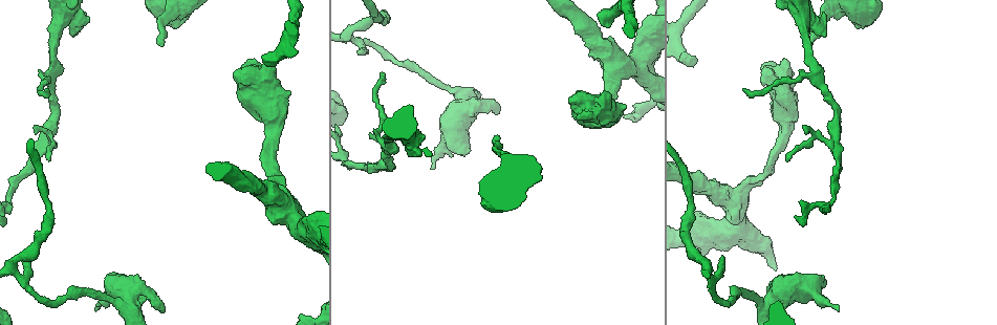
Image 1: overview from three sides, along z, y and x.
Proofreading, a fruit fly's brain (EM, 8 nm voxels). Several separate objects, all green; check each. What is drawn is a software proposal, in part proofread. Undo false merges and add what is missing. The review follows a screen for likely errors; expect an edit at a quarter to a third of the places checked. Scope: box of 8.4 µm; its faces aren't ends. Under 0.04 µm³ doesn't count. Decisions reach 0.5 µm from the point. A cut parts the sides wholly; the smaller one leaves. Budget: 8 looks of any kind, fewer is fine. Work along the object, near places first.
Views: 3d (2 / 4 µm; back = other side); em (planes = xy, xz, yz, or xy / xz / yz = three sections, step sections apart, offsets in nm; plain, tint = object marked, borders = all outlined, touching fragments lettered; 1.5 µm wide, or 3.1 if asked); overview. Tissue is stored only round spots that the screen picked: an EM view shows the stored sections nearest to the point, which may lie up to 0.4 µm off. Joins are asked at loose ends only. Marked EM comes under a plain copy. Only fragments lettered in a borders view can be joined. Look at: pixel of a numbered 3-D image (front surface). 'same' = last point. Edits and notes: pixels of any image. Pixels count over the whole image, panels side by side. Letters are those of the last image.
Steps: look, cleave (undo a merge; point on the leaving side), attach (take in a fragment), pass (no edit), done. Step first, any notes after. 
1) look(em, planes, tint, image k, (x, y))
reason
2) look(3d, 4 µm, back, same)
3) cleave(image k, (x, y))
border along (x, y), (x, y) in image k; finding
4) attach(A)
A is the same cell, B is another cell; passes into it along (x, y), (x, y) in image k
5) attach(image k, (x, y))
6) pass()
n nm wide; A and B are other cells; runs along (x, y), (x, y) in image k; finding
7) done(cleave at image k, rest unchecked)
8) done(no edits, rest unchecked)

look(em, planes, borders, image 1, (496, 137))
end of a long branch

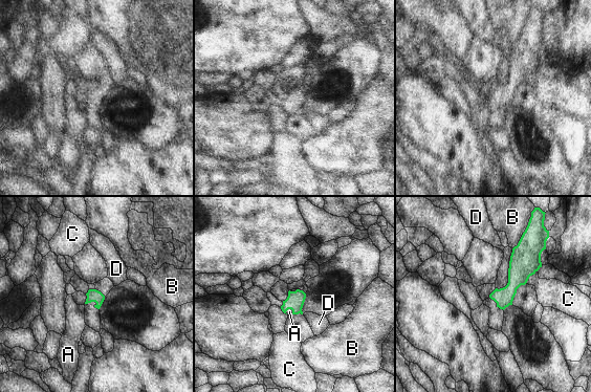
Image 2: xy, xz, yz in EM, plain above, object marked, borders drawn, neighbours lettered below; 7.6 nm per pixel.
attach(A)
A is the same cell, B, C and D are other cells; passes into it along (294, 301), (283, 304), (272, 299) in image 2; it goes on there

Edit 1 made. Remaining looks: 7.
look(em, planes, borders, image 1, (803, 126))
tapers out

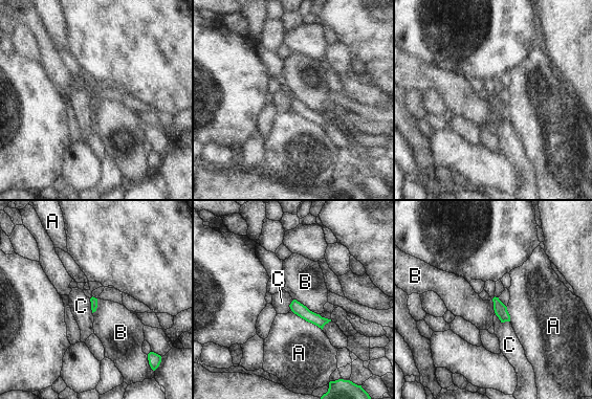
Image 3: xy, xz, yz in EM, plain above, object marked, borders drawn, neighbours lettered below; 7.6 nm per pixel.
pass()
A, B and C are other cells; none of them fits

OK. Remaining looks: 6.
look(em, yz, step 8, tint, image 1, (272, 61))
branch stops here

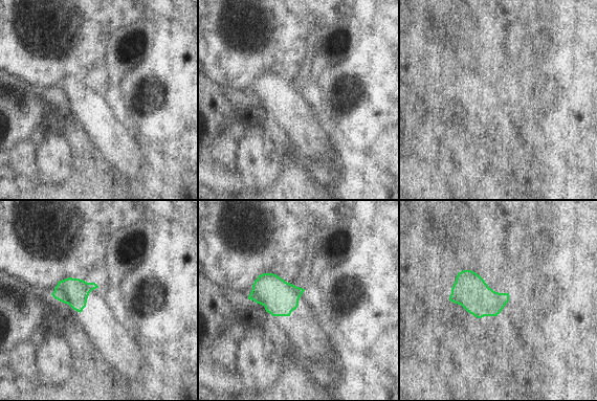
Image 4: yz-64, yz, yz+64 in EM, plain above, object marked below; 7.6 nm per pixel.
look(em, planes, borders, same)
another direction

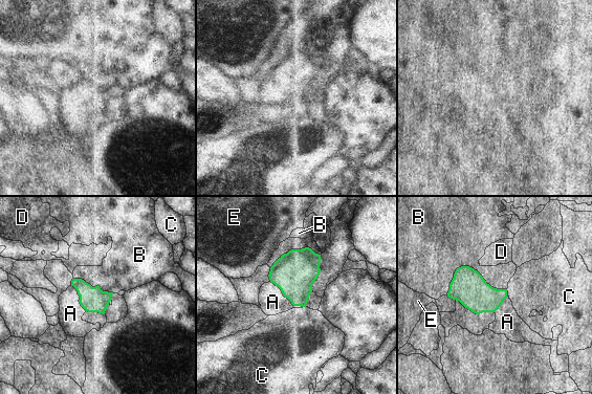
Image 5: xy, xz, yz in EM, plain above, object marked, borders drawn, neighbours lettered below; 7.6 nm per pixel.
attach(A)
B touches over 460 nm; A is the same cell, B, C, D and E are other cells; passes into it along (294, 272), (285, 297), (272, 302) in image 5; the cell continues

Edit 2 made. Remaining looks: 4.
done(attach at image 2, attach at image 5, rest unchecked)

